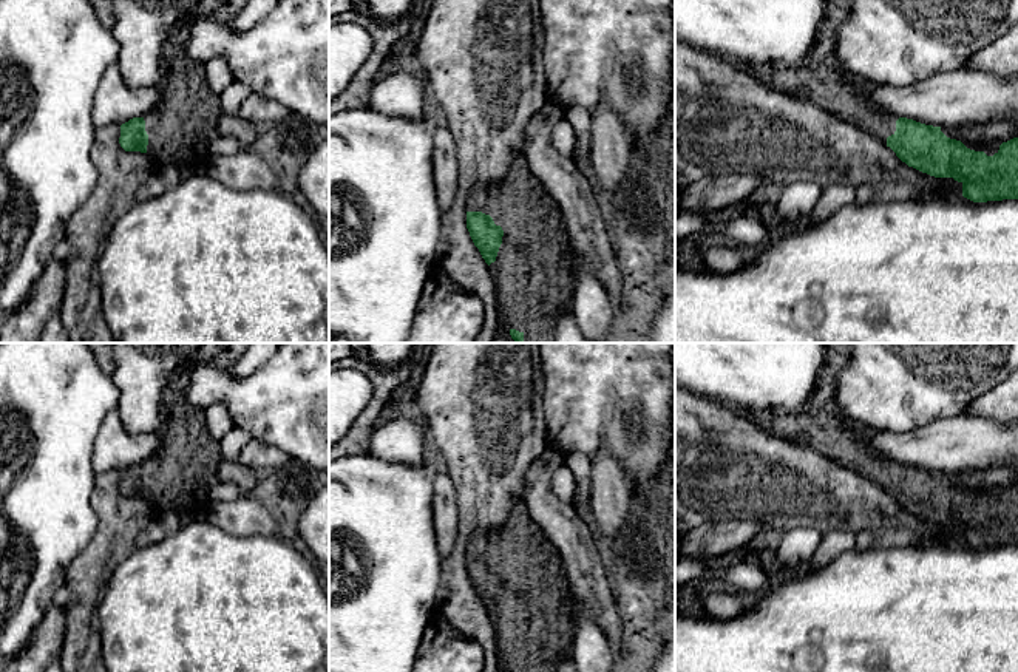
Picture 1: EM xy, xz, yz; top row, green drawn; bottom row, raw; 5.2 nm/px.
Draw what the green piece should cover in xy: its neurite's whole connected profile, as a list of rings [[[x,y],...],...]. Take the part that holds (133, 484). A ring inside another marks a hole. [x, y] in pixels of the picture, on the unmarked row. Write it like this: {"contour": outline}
{"contour": [[[182,369],[167,386],[159,446],[145,462],[120,471],[119,490],[125,497],[147,499],[156,513],[202,516],[224,457],[207,431],[205,409],[187,402],[187,386]]]}

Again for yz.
{"contour": [[[816,406],[789,414],[735,409],[874,482],[908,513],[953,524],[973,548],[1018,545],[1018,484],[978,490],[956,484],[953,476],[899,463],[870,446],[873,429]]]}

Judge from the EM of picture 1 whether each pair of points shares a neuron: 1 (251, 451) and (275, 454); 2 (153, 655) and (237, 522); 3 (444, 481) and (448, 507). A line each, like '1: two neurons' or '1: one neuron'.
1: one neuron
2: two neurons
3: one neuron

